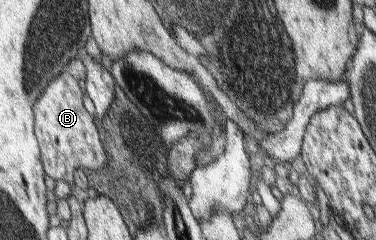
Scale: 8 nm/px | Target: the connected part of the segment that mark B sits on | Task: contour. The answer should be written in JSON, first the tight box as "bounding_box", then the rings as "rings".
{"bounding_box":[35,70,107,185],"rings":[[[63,70],[63,73],[47,86],[47,93],[43,93],[43,97],[39,98],[35,113],[36,133],[39,141],[42,141],[44,169],[54,181],[67,181],[70,185],[75,181],[77,169],[99,171],[101,167],[105,167],[107,155],[93,119],[95,114],[89,105],[84,84],[77,81],[67,70]]]}

